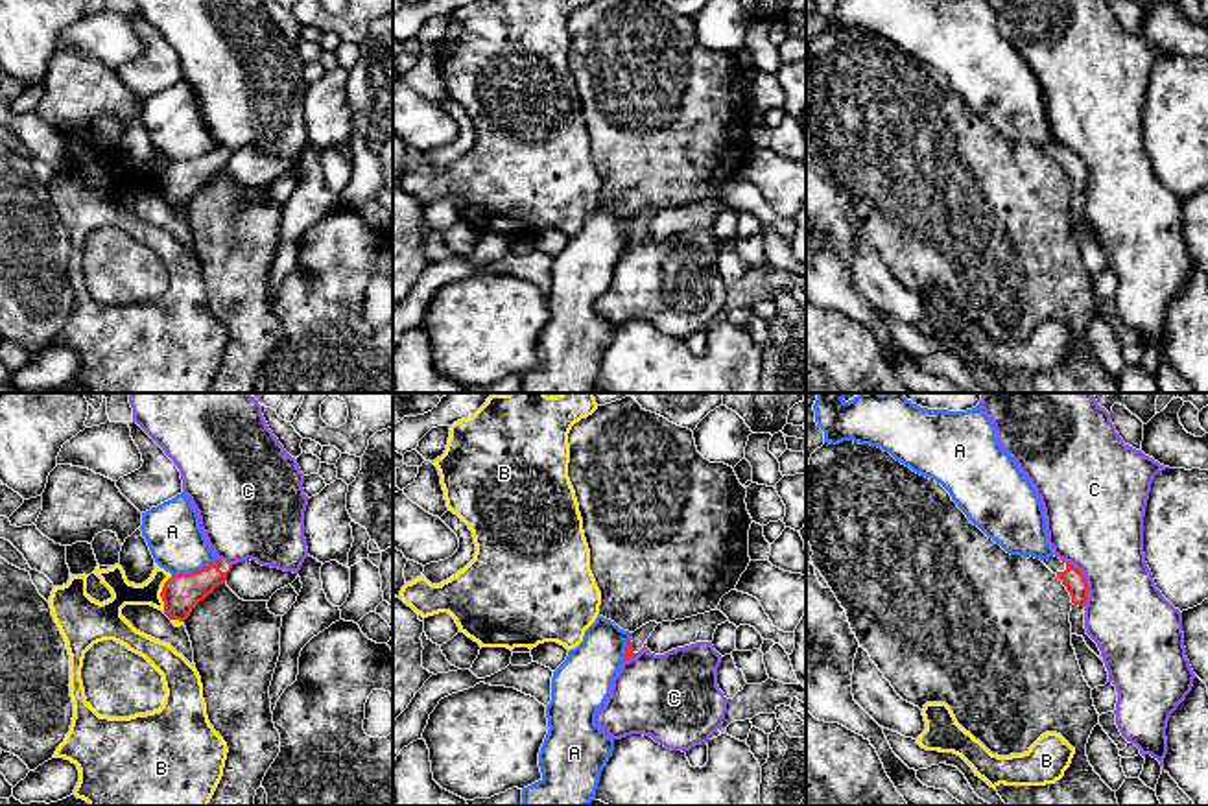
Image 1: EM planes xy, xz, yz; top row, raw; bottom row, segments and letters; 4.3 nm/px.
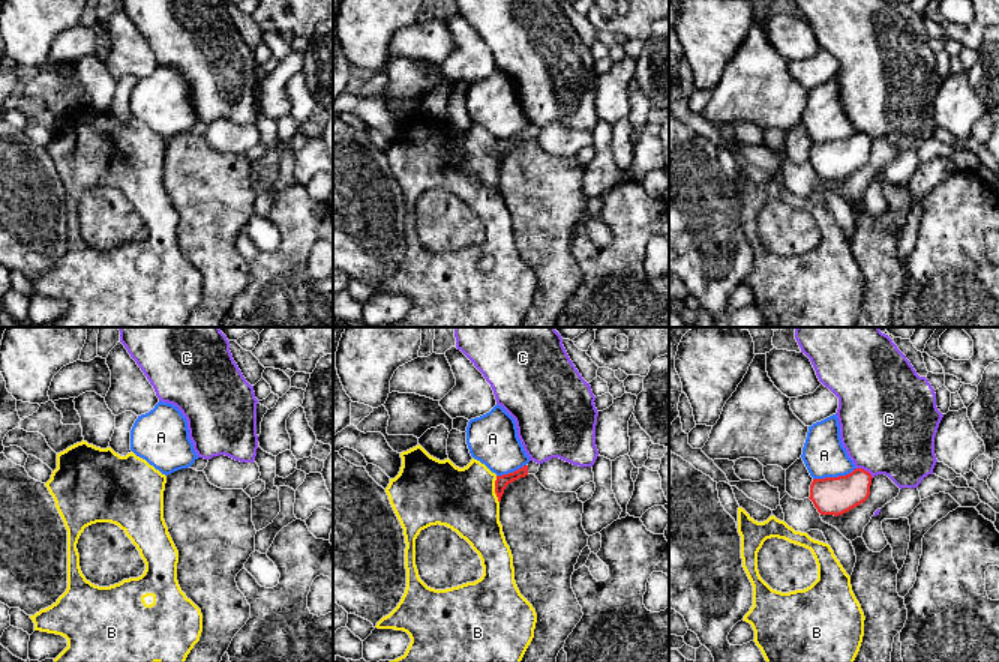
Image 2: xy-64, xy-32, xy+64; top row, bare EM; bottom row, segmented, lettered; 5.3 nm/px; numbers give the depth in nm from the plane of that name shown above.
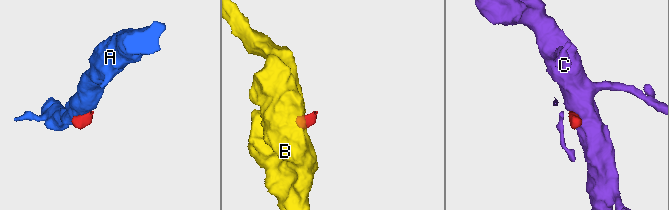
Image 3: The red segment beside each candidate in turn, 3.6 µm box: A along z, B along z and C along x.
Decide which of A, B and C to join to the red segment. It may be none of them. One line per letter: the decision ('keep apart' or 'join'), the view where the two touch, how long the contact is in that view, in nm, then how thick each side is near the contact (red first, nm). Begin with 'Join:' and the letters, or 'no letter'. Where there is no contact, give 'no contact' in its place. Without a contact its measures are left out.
Join: no letter
A: keep apart; meets red in xy; contact 220 nm long; 160 nm thick on the red side, 240 nm on the other
B: keep apart; meets red in xy; contact 170 nm long; 160 nm thick on the red side, 120 nm on the other
C: keep apart; meets red in yz; contact 240 nm long; 90 nm thick on the red side, 400 nm on the other

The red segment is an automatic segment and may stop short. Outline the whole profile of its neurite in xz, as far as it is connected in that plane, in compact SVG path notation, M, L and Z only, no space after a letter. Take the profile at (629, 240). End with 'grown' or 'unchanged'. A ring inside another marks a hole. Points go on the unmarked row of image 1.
M649 208L631 221L631 227L625 232L623 247L634 245L647 232L647 225L651 223L657 212L657 208Z; grown

